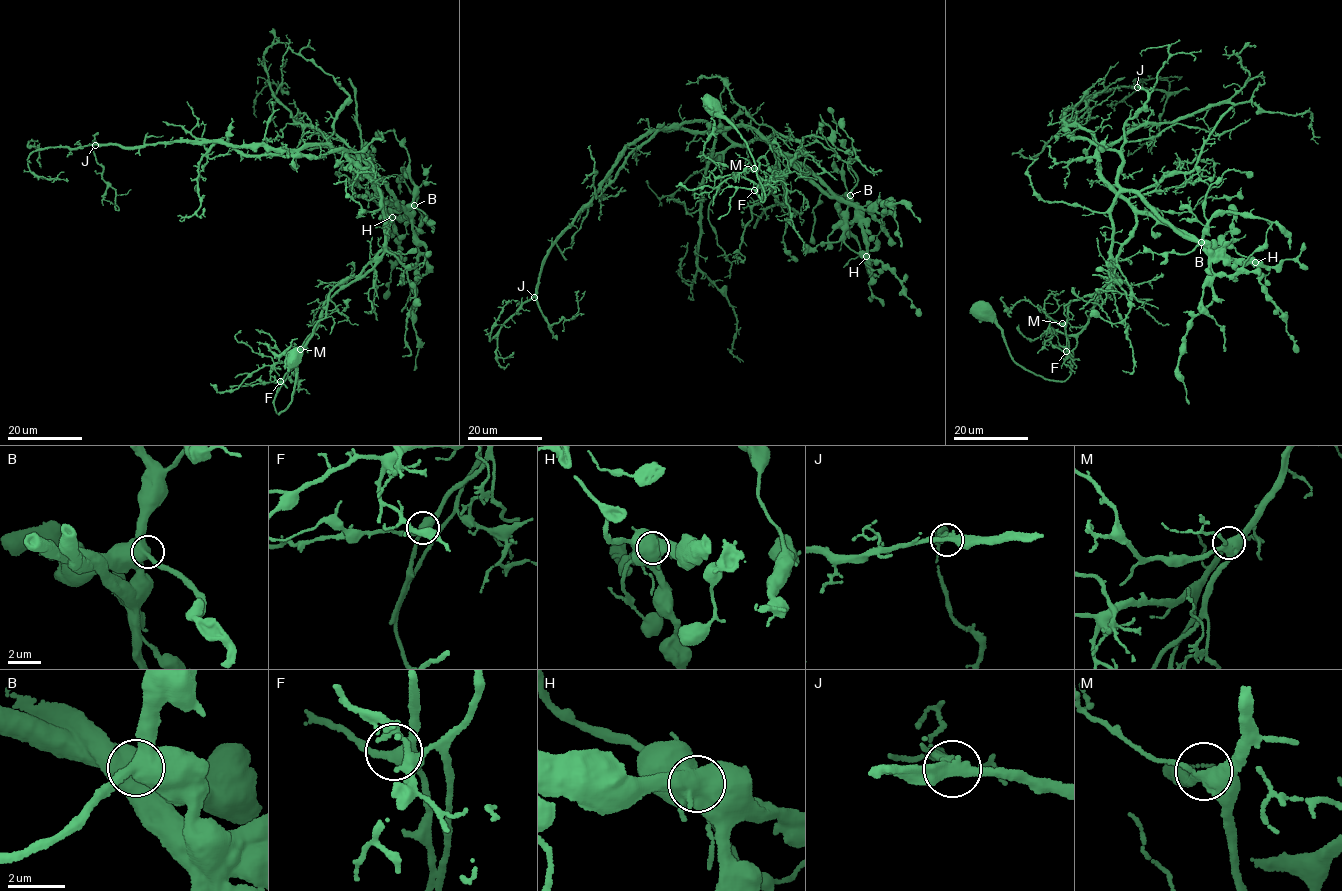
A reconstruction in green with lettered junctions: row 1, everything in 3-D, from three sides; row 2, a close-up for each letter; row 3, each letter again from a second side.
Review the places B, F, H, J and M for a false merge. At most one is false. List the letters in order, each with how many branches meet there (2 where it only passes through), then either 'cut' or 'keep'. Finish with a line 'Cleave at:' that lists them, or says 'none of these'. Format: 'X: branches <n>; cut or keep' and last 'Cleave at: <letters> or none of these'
B: branches 3; keep
F: branches 3; keep
H: branches 3; cut
J: branches 3; keep
M: branches 3; keep
Cleave at: H

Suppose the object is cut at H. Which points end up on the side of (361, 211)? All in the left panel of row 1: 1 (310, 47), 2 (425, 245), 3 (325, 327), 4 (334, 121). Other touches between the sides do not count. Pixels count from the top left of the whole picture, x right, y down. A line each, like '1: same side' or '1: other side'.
1: same side
2: other side
3: same side
4: same side

